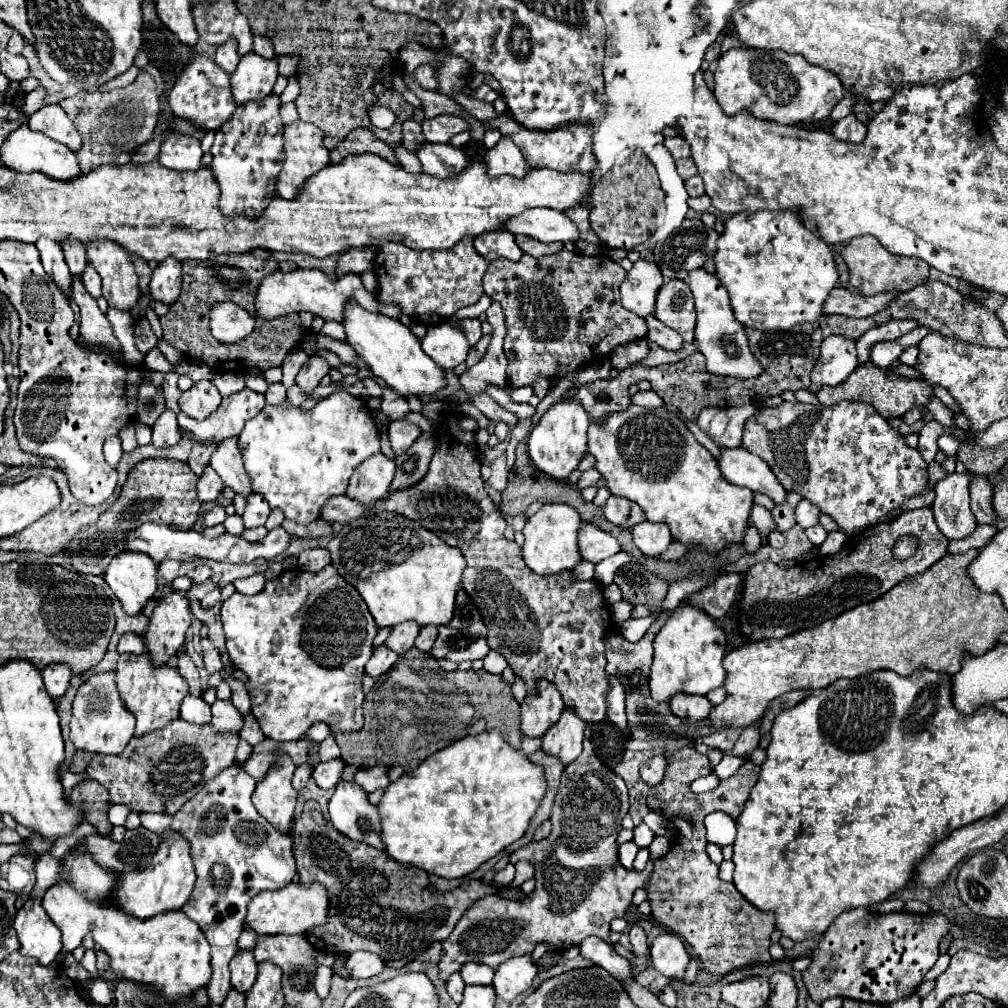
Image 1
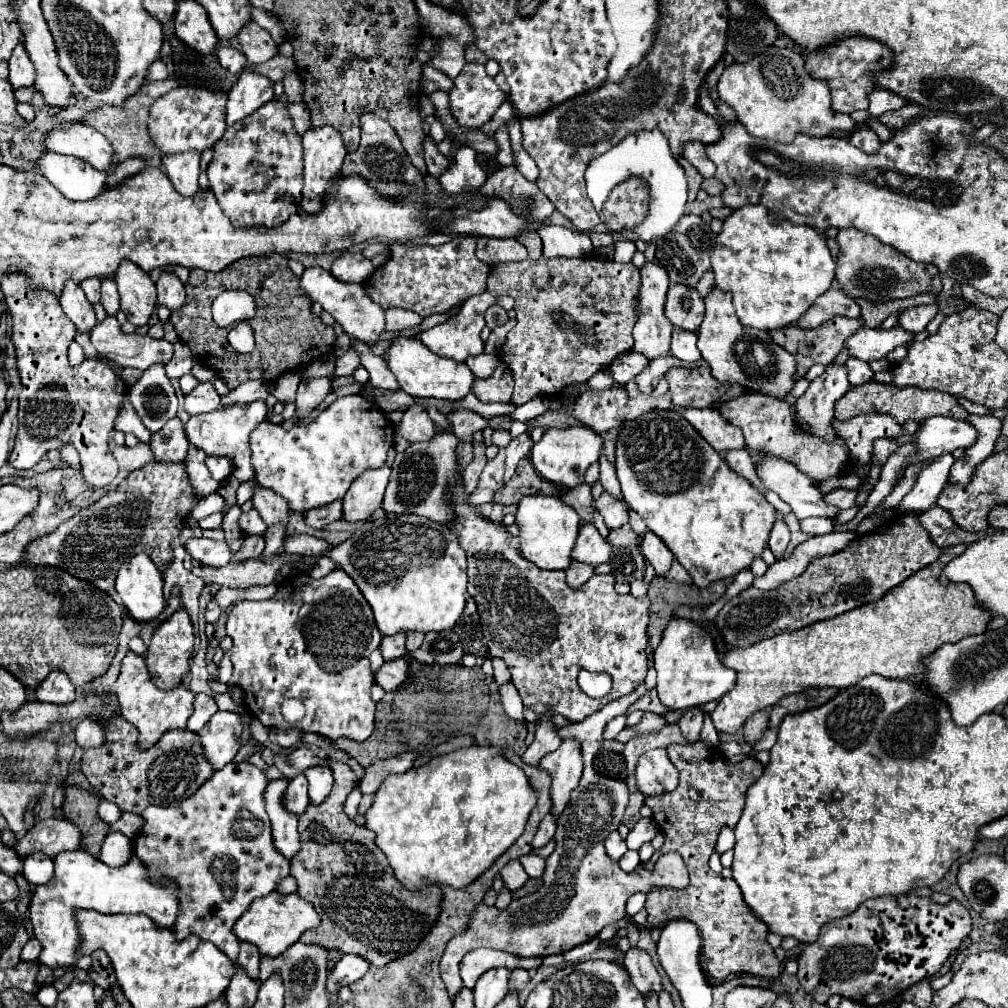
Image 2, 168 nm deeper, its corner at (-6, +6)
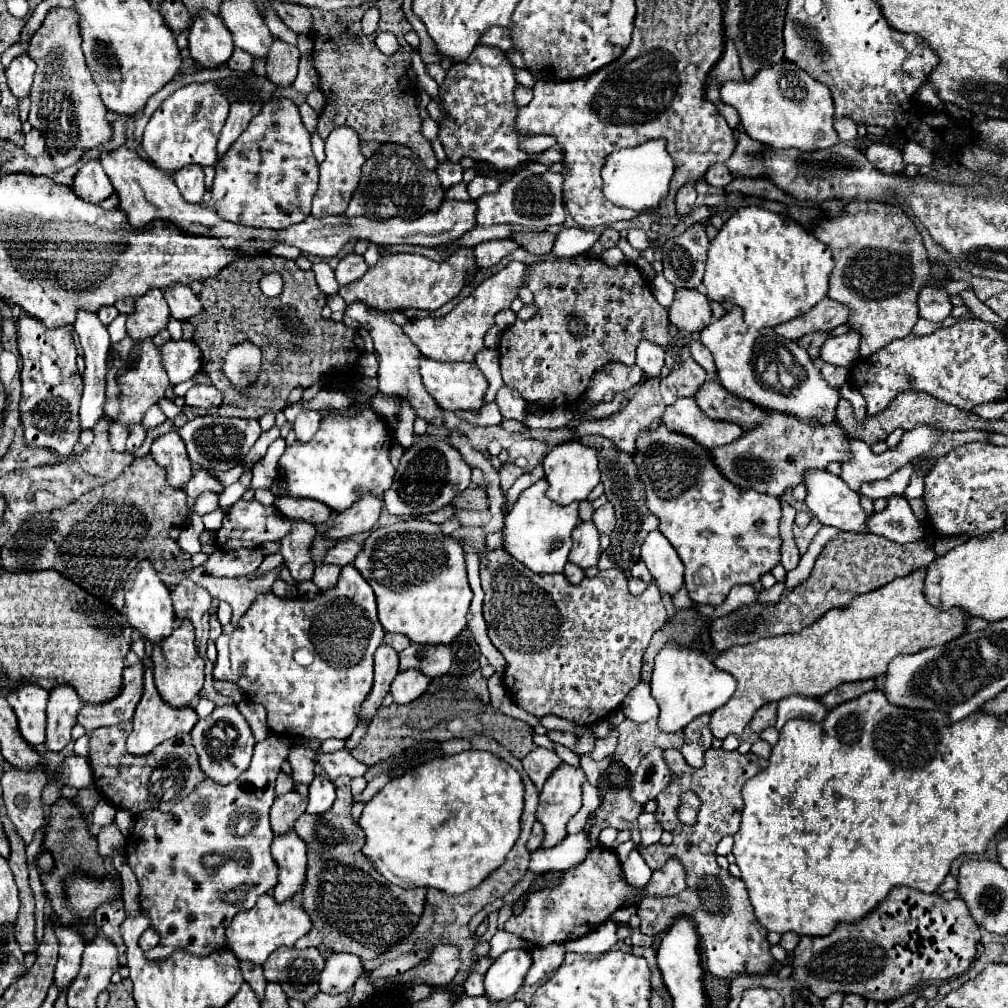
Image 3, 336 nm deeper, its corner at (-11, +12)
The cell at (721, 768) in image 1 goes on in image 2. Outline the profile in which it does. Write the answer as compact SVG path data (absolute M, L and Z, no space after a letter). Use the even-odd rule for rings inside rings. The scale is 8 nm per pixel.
M766 729L766 733L762 735L762 739L754 745L754 753L758 751L770 751L770 747L776 743L776 729Z

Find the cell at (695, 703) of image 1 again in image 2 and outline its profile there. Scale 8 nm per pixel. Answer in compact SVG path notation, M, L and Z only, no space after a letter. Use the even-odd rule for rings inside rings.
M688 709L688 713L678 721L680 731L684 735L684 739L688 743L696 743L700 741L700 731L702 731L702 723L704 723L704 715L700 709Z

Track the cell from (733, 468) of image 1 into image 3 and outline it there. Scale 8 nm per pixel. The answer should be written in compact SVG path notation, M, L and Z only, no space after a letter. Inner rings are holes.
M807 469L803 473L803 485L807 489L805 505L821 521L821 525L831 525L831 527L837 527L841 531L865 533L867 513L859 505L859 493L849 489L847 483L843 483L843 479L839 475L833 475L827 469Z

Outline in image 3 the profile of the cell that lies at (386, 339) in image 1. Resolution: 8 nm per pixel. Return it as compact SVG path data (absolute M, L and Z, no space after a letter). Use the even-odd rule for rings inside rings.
M425 355L419 357L419 373L423 377L423 385L427 393L439 403L441 409L457 411L457 409L471 409L477 411L483 405L483 393L487 389L487 379L479 371L479 367L471 363L439 363Z

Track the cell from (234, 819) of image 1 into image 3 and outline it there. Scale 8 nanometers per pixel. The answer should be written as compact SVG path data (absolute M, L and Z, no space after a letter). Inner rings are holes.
M271 737L255 745L253 759L247 771L233 783L221 785L213 779L205 779L167 813L159 809L147 809L137 815L133 831L127 835L127 859L141 885L141 907L151 915L151 927L159 931L161 941L147 951L147 959L167 959L175 949L187 949L195 955L209 955L213 949L227 947L227 927L235 913L251 909L259 895L277 885L279 867L269 851L273 831L267 819L275 797L275 779L281 771L281 763L287 757L291 743L283 737ZM241 819L253 819L253 829L247 835L237 835L237 823Z

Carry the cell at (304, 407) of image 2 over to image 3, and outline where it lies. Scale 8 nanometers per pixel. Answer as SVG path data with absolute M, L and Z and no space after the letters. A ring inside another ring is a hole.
M309 411L309 413L299 413L299 417L293 423L293 431L297 435L299 441L307 441L315 435L315 431L319 429L319 419L321 413L319 411Z

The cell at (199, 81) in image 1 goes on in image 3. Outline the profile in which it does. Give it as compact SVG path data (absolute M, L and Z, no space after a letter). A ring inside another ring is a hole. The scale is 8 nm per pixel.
M214 81L192 82L169 95L149 119L143 133L143 149L165 171L177 171L189 163L215 165L217 139L229 113L229 101Z

